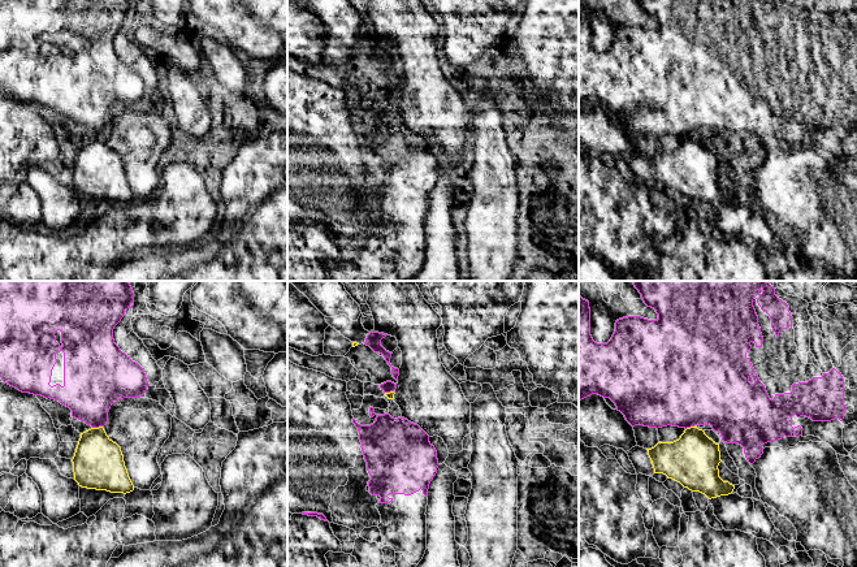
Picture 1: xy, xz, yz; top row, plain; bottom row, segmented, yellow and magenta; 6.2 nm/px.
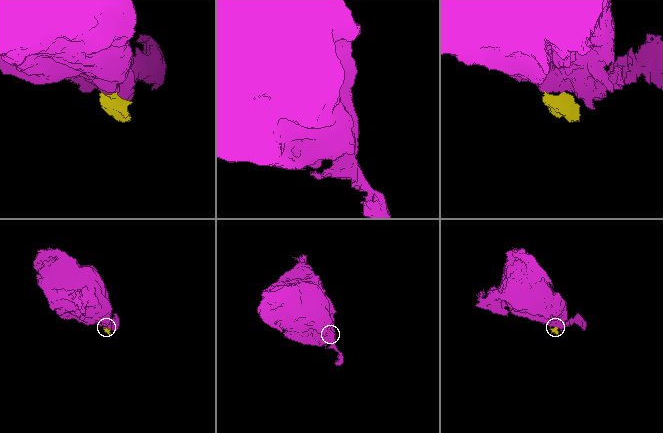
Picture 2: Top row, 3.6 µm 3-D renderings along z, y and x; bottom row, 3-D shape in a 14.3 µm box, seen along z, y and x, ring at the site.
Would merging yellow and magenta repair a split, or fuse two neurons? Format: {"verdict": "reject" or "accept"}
{"verdict": "reject"}

